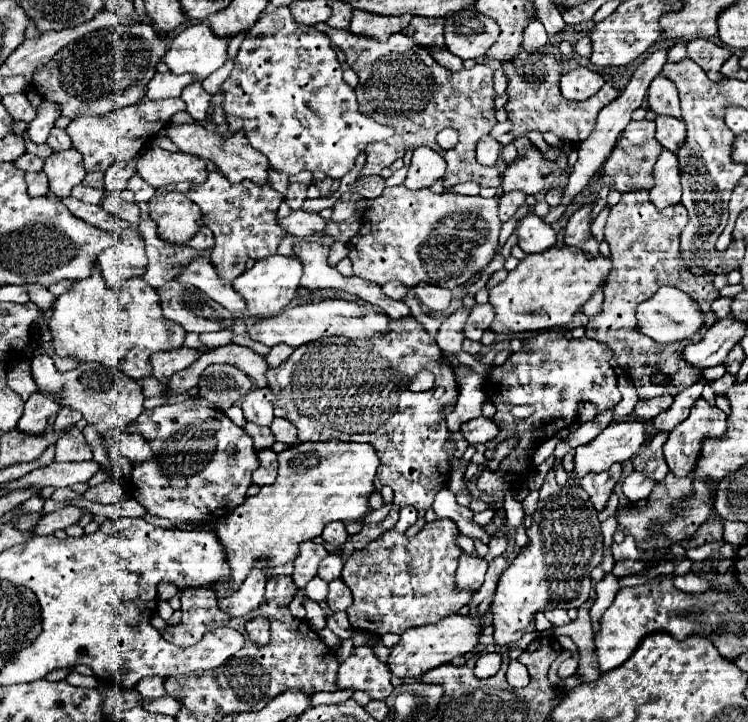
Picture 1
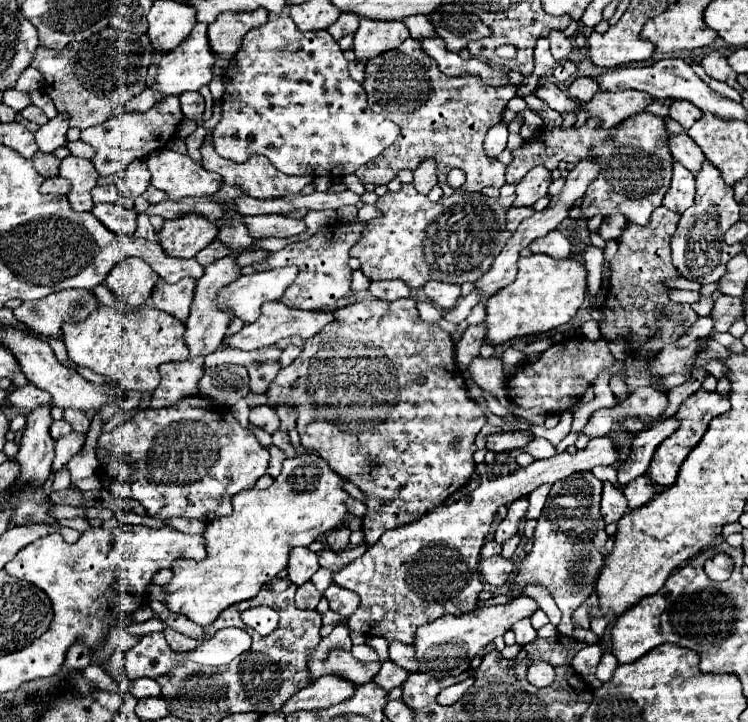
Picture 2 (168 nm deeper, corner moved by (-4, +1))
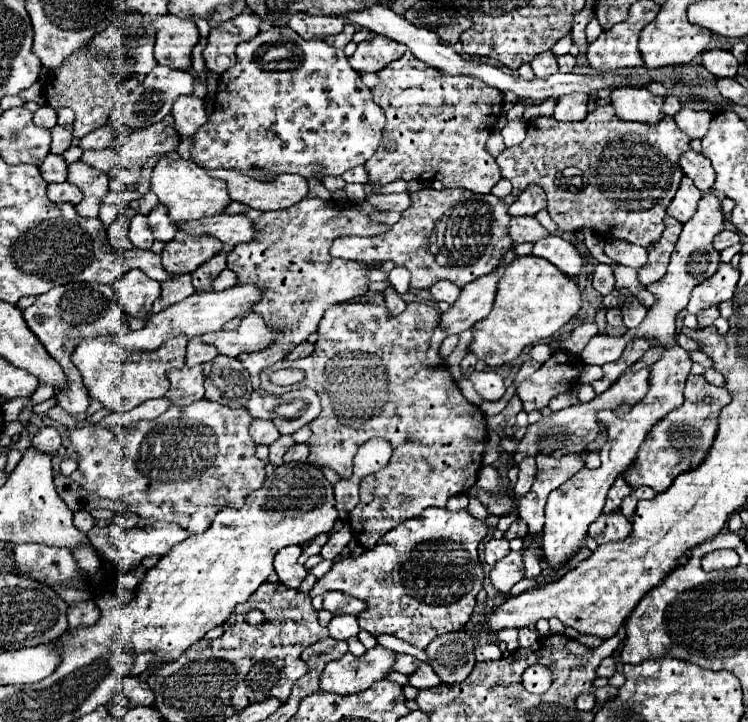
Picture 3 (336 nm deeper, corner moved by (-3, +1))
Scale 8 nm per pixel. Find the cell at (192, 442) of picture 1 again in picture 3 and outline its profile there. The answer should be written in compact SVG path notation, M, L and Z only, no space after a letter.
M204 398L188 408L170 406L154 420L140 420L114 428L102 428L98 422L92 422L82 428L70 426L66 432L78 454L78 470L84 476L80 484L86 490L96 492L102 498L126 502L128 508L140 518L176 522L190 534L196 534L208 530L220 508L240 508L244 498L258 490L266 478L266 462L256 458L256 444L248 434L250 424L252 416L246 408L234 410Z

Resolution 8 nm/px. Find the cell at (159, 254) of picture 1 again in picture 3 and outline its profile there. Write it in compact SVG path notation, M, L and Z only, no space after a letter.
M136 214L136 216L130 220L128 238L130 238L130 242L132 242L136 248L150 248L150 246L152 246L154 240L152 240L152 232L148 232L148 218L146 218L146 216Z

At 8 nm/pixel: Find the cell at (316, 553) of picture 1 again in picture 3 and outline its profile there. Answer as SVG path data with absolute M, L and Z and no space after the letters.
M288 546L288 548L282 548L274 558L274 570L276 570L280 582L288 588L298 588L300 582L304 580L306 572L308 572L298 562L300 554L302 554L300 546Z

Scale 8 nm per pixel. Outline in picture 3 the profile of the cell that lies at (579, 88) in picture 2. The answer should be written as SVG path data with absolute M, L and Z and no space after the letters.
M580 92L562 96L552 114L552 118L560 122L582 122L586 116L588 116L588 96Z

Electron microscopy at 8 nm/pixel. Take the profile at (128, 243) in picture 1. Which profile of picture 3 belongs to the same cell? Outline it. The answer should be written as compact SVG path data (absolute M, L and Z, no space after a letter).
M140 270L126 272L116 282L116 292L124 310L134 318L146 318L154 300L160 296L160 282L148 278Z

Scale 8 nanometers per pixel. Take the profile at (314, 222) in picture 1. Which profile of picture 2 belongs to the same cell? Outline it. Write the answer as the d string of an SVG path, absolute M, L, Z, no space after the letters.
M263 214L263 216L249 216L245 218L249 232L257 238L287 238L293 234L305 232L305 222L301 218L283 216L283 214Z

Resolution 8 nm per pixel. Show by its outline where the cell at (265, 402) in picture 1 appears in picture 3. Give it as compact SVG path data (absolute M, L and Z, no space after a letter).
M254 420L252 428L250 428L250 436L254 438L256 444L270 446L272 442L276 442L280 438L280 432L274 428L274 424L270 420Z

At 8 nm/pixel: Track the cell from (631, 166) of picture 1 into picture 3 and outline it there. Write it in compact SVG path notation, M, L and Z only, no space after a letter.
M608 104L608 106L596 106L596 110L592 110L584 122L558 122L548 116L528 120L528 134L524 142L506 148L496 158L496 162L500 166L502 178L510 180L514 188L526 190L530 184L538 184L546 194L552 192L552 188L554 192L558 192L558 188L554 186L556 176L552 176L552 170L564 170L568 166L580 168L588 184L580 188L580 192L566 190L564 196L558 196L548 202L548 214L558 224L558 228L562 232L576 232L588 228L596 236L606 236L602 238L606 242L624 240L648 248L656 244L662 236L666 208L672 202L684 176L680 168L680 156L688 150L690 150L690 138L676 126L674 118L666 116L656 126L640 122L624 122L620 118L614 118L614 108Z

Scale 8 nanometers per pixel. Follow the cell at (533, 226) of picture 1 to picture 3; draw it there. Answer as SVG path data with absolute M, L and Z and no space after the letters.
M548 236L540 242L536 242L532 254L552 262L558 270L562 270L570 278L580 276L582 266L584 266L584 260L578 254L578 250L570 242L562 240L560 236Z

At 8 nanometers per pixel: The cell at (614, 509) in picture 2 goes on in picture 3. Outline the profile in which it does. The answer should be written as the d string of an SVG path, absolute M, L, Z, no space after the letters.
M612 512L612 516L602 514L596 522L590 524L590 530L588 530L588 534L598 544L620 542L620 540L628 538L630 532L632 532L632 524L620 512Z

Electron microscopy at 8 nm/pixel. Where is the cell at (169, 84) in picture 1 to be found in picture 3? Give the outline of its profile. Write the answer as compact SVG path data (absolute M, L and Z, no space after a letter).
M102 126L96 132L80 138L78 146L82 150L102 150L102 148L108 148L112 138L114 138L114 134L116 134L116 130L118 130L118 126Z

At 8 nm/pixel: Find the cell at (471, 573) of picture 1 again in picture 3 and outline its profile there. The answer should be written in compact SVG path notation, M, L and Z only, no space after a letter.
M510 552L506 558L502 558L490 572L490 580L494 588L508 594L510 588L524 578L524 562L522 552Z

